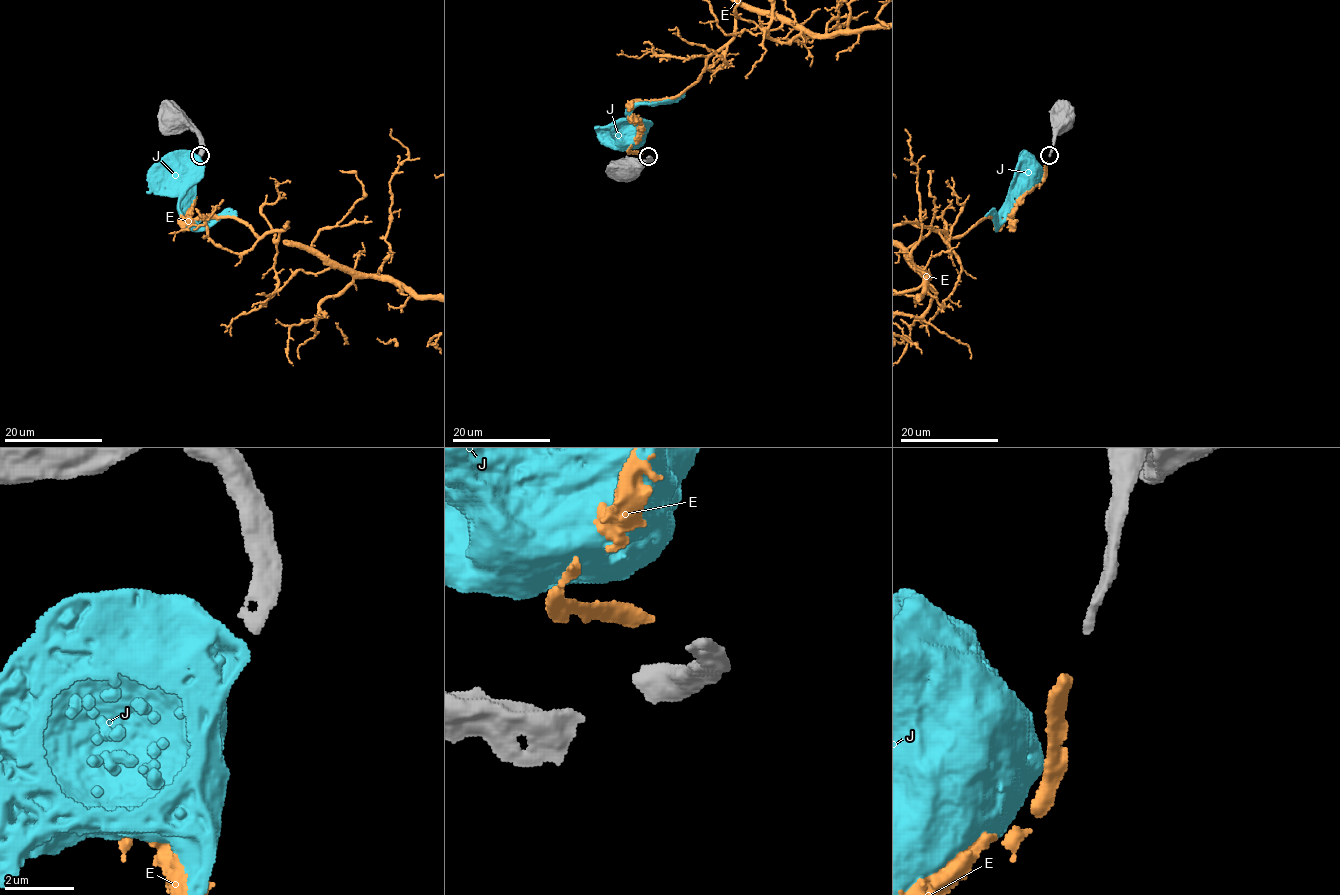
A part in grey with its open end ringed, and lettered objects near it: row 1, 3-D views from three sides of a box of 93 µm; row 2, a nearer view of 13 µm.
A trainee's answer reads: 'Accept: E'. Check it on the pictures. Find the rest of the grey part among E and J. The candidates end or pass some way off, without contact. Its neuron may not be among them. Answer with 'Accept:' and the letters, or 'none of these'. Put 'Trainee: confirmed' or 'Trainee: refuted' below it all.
Accept: E
Trainee: confirmed

